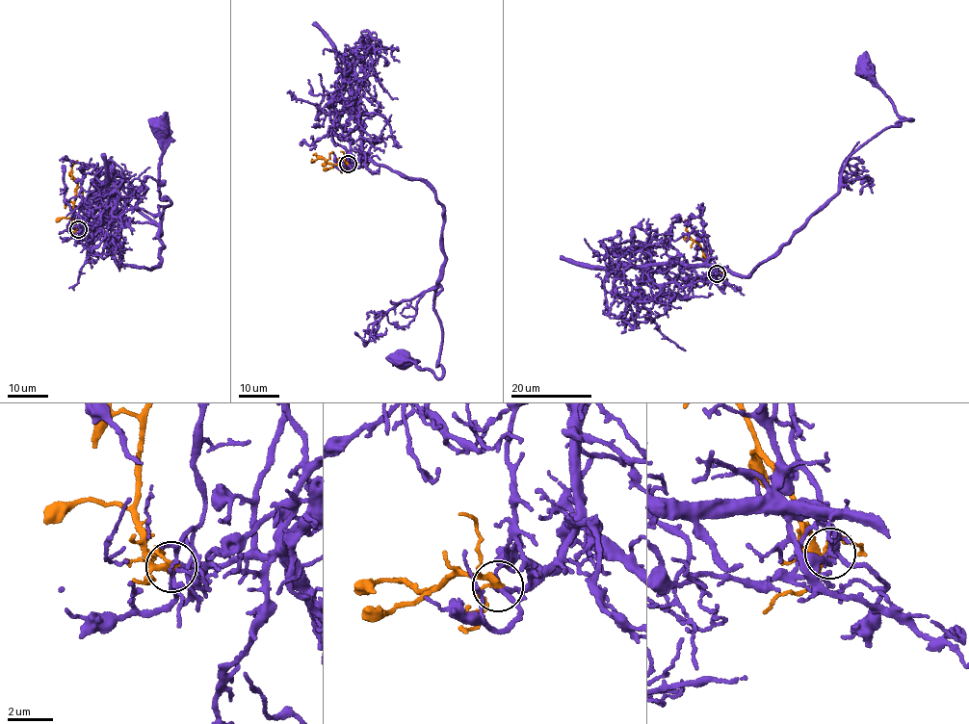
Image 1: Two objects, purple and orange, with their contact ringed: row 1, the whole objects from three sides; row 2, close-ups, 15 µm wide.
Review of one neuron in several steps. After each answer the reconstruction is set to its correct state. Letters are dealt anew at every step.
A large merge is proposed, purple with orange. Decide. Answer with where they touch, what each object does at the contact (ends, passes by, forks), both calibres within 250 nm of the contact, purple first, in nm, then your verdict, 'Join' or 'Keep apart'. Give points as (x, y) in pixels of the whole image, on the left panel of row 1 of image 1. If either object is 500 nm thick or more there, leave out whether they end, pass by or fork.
Place: (78, 229). At the ring purple passes by. At the ring orange forks. Thickness 240 nm (purple) against 200 nm. Join

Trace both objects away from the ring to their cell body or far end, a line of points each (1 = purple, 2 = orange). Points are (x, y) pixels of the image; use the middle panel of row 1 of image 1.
1: (348, 164), (363, 158), (428, 181), (443, 210), (445, 258), (432, 300), (443, 374), (402, 362)
2: (348, 164), (327, 164), (322, 158), (311, 160), (313, 162)

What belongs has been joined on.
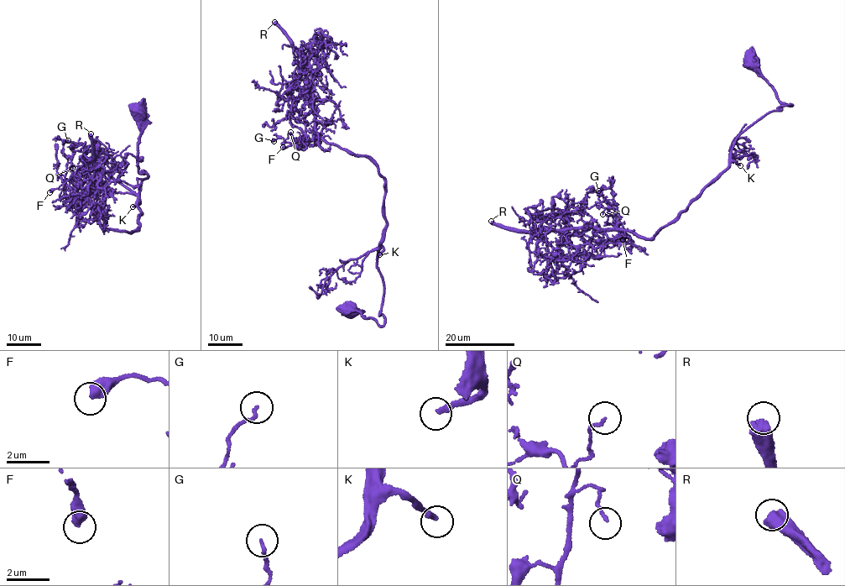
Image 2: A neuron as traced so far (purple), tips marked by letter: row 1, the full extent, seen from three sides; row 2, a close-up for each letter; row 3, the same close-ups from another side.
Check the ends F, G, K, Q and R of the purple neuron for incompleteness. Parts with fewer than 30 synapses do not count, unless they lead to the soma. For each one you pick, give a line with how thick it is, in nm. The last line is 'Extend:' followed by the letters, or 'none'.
K: 280 nm
R: 650 nm
Extend: K, R

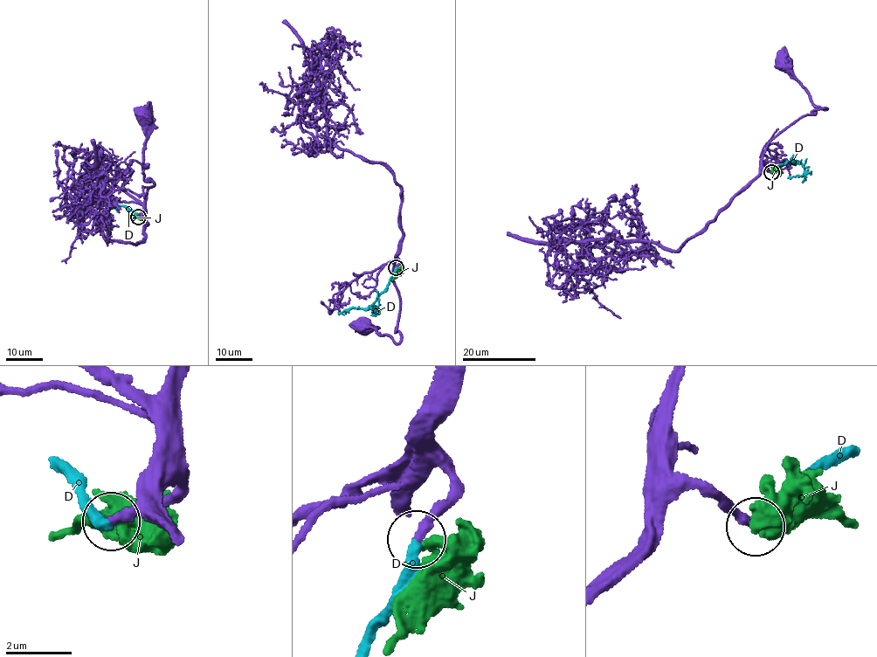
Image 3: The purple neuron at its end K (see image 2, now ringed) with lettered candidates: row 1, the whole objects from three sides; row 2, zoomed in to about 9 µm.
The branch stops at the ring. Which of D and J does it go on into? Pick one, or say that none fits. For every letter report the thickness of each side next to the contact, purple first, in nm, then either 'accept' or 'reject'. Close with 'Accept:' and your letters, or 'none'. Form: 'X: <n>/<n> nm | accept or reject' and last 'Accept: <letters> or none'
D: 280/320 nm | accept
J: 280/400 nm | reject
Accept: D

